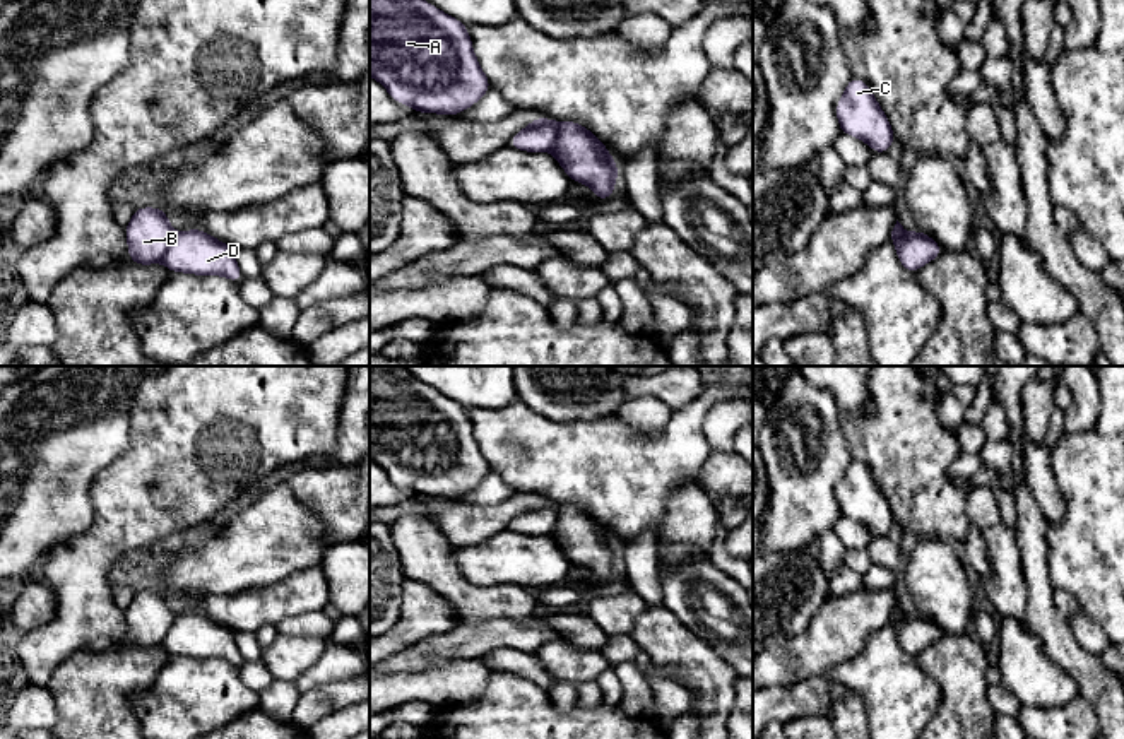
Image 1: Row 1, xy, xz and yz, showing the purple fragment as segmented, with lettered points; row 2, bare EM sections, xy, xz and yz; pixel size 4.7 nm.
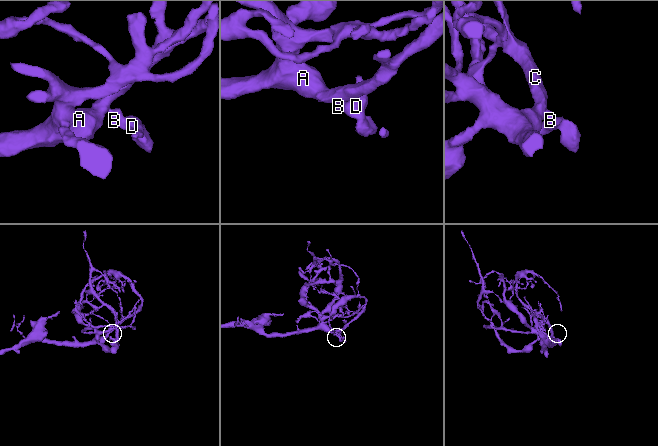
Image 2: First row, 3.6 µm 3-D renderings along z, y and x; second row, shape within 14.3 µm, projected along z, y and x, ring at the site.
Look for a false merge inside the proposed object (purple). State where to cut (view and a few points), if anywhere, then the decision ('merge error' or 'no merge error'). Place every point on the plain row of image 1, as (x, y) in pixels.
cut xy (175, 616), (161, 644); merge error

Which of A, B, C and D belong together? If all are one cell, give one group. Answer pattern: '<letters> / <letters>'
A B C / D

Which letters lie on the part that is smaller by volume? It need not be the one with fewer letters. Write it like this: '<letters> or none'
D

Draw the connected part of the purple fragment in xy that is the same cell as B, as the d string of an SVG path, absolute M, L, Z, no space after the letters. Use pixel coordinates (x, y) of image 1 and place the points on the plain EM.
M139 590L125 609L128 640L132 647L152 648L163 640L175 621L175 612L164 592Z

